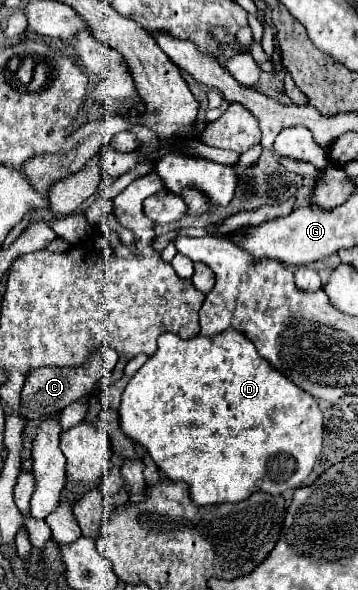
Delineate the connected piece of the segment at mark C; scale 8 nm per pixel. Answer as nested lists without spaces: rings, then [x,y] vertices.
[[[113,345],[109,347],[101,347],[89,353],[89,357],[85,359],[85,363],[81,365],[73,365],[73,367],[39,367],[35,371],[31,371],[25,379],[23,391],[21,391],[21,413],[23,417],[27,417],[29,421],[39,421],[45,419],[49,415],[55,415],[59,411],[63,411],[69,403],[81,399],[85,393],[89,393],[93,389],[93,385],[107,375],[115,363],[117,363],[119,355],[115,351]]]

